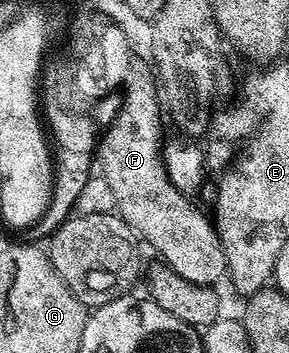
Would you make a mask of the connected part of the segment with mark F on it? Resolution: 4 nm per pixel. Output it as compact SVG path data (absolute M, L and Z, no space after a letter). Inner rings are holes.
M134 67L128 73L127 83L124 85L125 105L117 112L113 125L104 129L96 149L96 159L101 159L100 171L106 182L110 184L111 191L115 193L116 211L121 219L126 220L133 227L133 231L146 245L150 244L158 252L160 259L179 278L187 278L187 282L195 282L204 288L213 288L227 276L225 251L221 245L221 239L216 227L208 215L205 216L193 205L194 201L173 185L165 173L165 161L163 159L163 135L161 136L161 108L163 112L163 100L159 95L159 84L154 73L148 67Z

